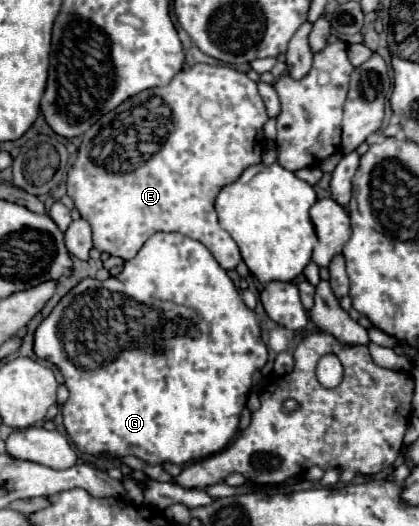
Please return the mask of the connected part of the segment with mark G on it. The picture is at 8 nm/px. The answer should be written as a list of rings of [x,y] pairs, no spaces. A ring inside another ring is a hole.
[[[179,232],[153,234],[137,252],[137,256],[129,260],[129,266],[125,266],[125,276],[109,278],[105,282],[95,280],[95,278],[81,280],[67,296],[61,298],[61,302],[53,308],[53,312],[39,324],[35,332],[35,354],[39,358],[45,358],[47,362],[53,362],[65,378],[65,386],[69,388],[69,398],[61,410],[63,424],[71,442],[83,454],[89,454],[95,458],[135,456],[151,466],[165,464],[165,462],[183,466],[187,462],[203,460],[205,456],[213,456],[219,450],[223,450],[237,432],[239,416],[247,404],[249,388],[253,382],[253,372],[263,368],[267,362],[267,346],[261,340],[261,330],[259,330],[255,312],[243,304],[241,296],[237,294],[235,284],[231,282],[227,272],[217,264],[213,254],[201,242],[187,238]]]

